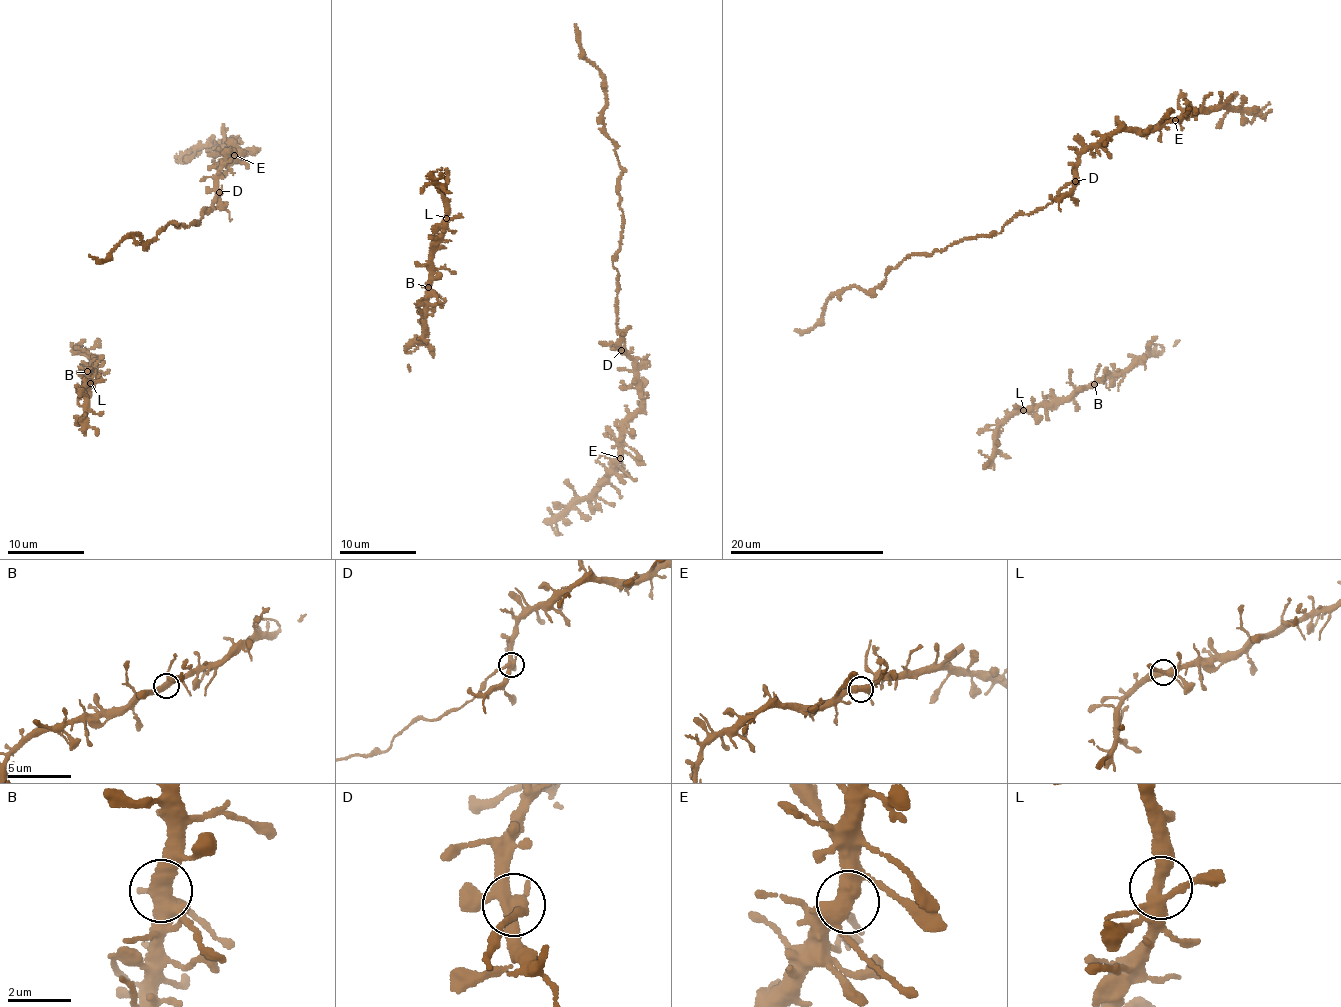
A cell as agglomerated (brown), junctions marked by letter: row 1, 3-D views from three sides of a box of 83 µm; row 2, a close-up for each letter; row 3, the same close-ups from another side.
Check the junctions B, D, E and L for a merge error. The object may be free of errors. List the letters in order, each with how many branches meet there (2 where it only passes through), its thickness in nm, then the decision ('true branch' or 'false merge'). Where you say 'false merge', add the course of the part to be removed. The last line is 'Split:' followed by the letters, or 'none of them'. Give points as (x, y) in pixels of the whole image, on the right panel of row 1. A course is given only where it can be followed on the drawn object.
B: 4 | 400 nm | true branch
D: 4 | 400 nm | false merge | (1075, 181), (999, 233), (906, 255), (868, 291), (837, 290), (813, 328), (795, 329)
E: 4 | 420 nm | true branch
L: 4 | 380 nm | true branch
Split: D

